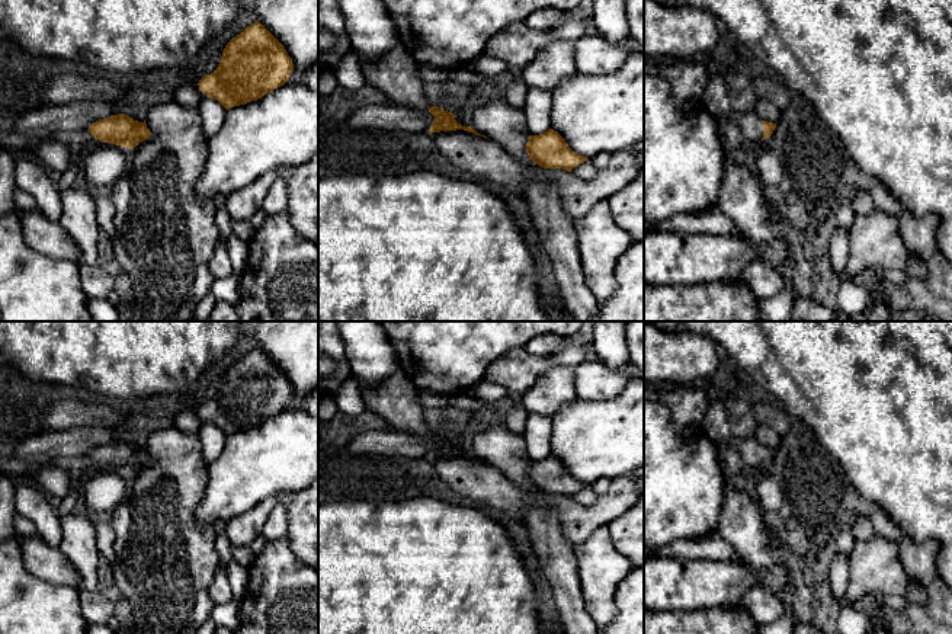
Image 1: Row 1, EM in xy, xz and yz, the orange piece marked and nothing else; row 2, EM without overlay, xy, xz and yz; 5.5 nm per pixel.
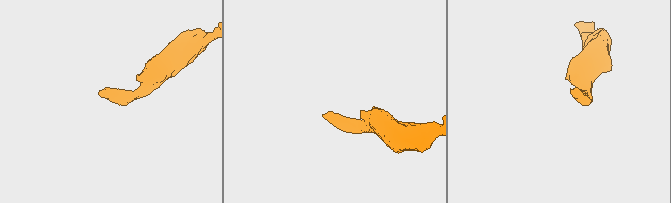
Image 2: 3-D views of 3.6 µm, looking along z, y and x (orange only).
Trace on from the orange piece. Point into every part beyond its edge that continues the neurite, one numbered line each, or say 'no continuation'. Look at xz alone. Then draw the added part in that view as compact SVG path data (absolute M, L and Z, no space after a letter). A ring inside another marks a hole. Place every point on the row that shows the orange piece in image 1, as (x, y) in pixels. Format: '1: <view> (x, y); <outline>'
1: xz (397, 74); M398 41L382 58L362 63L366 84L378 87L392 105L414 111L429 111L432 105L423 93L420 64Z

